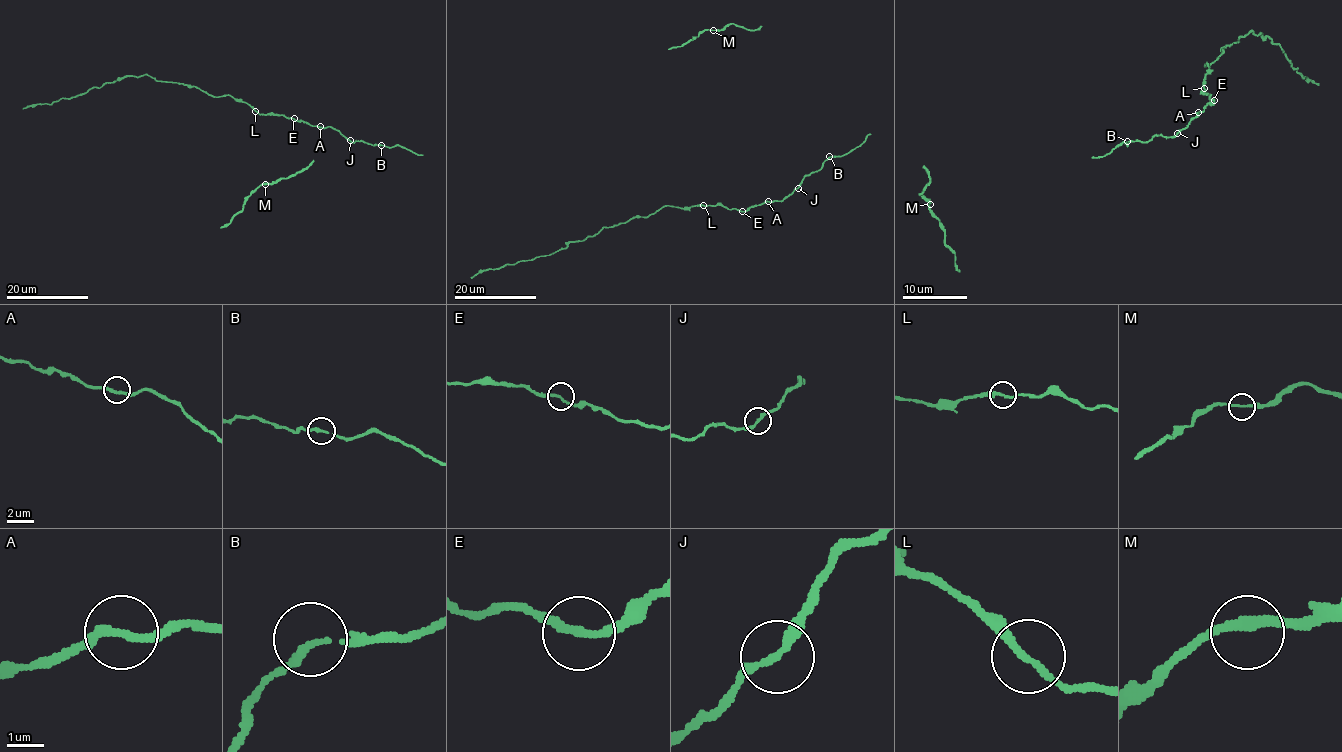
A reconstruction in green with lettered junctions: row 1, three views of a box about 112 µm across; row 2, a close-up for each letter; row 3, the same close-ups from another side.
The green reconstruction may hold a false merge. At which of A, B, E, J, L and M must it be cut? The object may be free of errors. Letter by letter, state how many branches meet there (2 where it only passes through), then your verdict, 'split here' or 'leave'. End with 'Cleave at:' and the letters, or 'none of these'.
A: 2 branches meet; leave
B: 2 branches meet; leave
E: 2 branches meet; leave
J: 2 branches meet; leave
L: 2 branches meet; leave
M: 2 branches meet; leave
Cleave at: none of these

